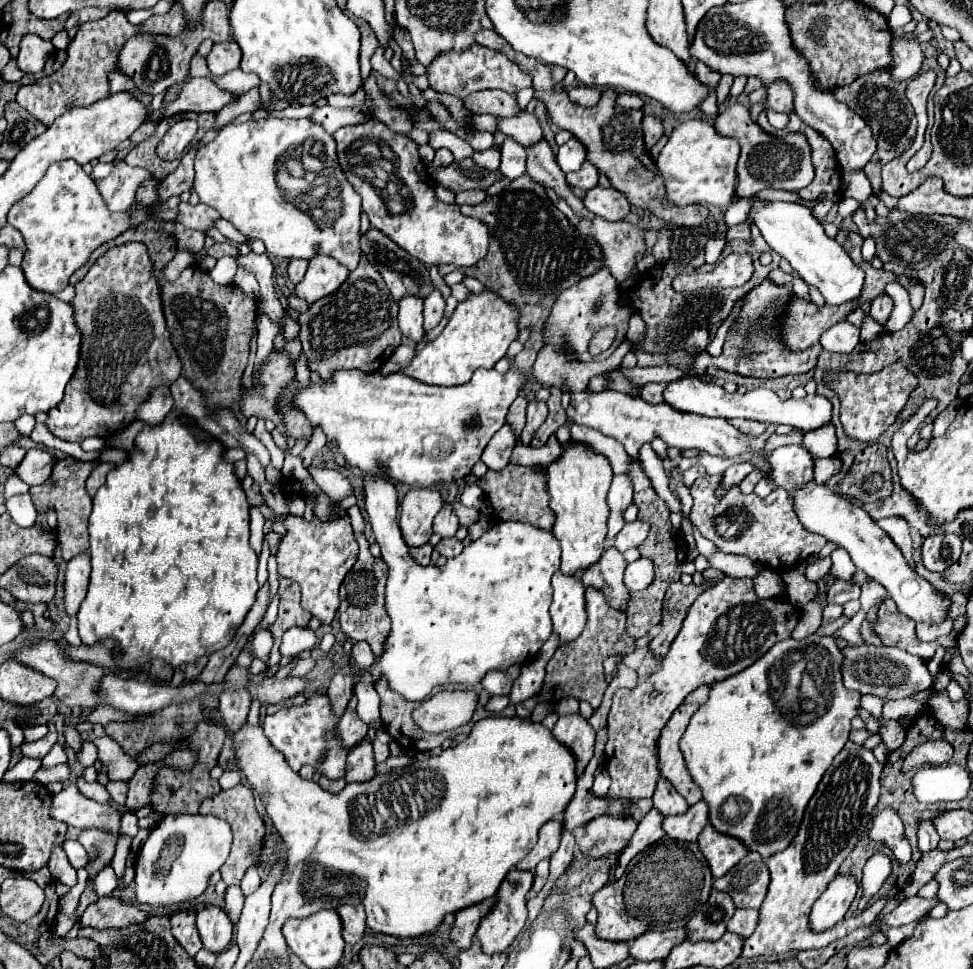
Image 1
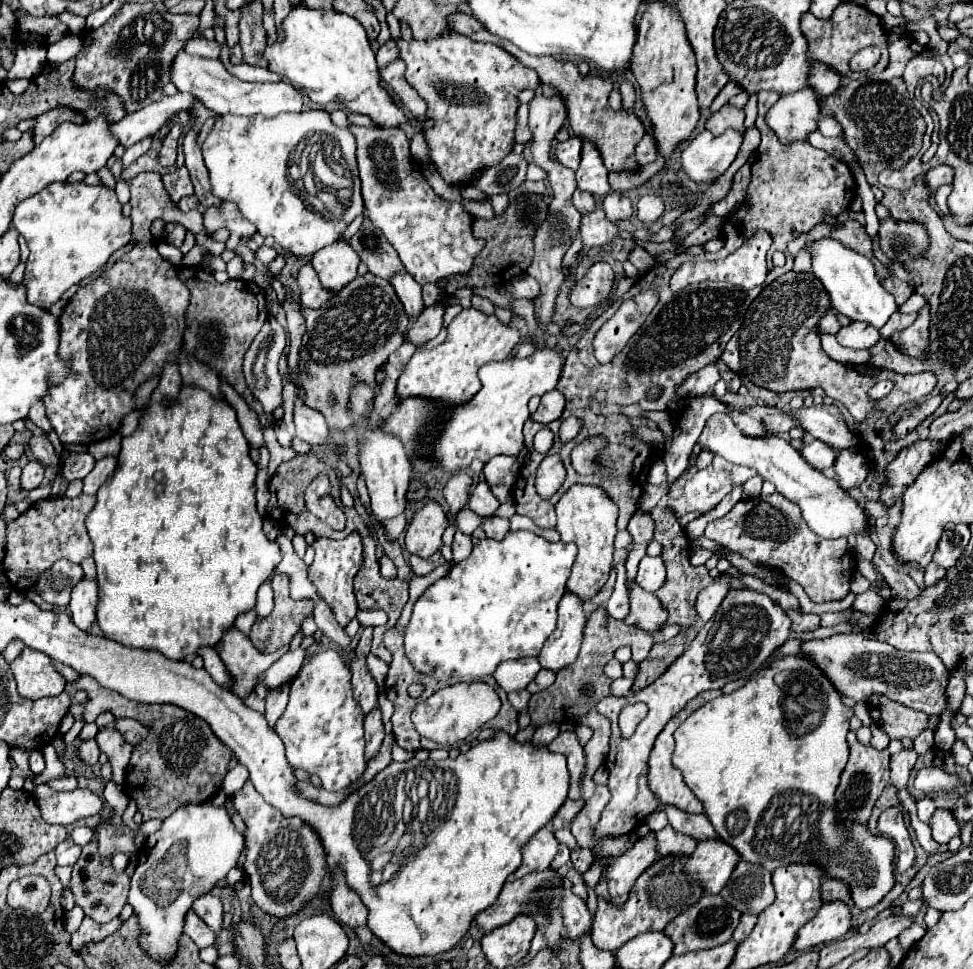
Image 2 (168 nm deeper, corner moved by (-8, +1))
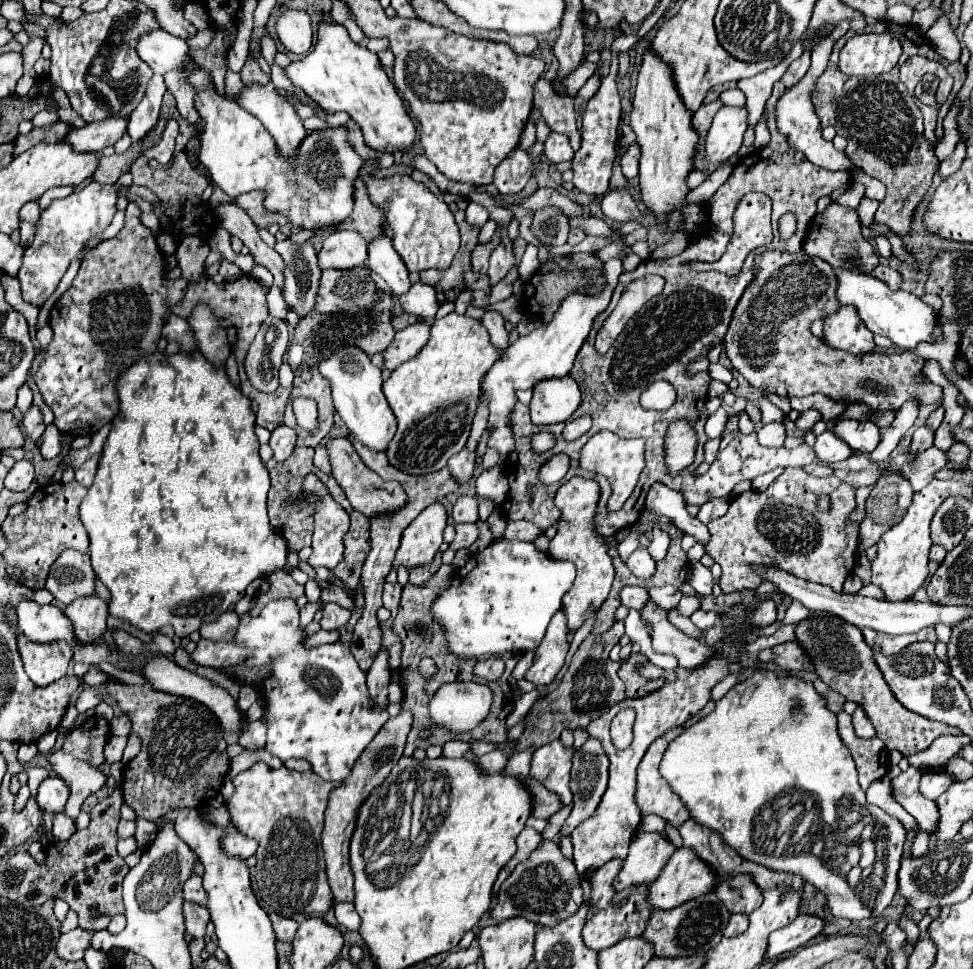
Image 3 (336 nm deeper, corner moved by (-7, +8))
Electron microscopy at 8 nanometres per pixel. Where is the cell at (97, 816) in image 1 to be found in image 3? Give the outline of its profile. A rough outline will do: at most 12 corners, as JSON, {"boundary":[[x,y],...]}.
{"boundary":[[59,777],[39,785],[37,803],[47,813],[63,811],[67,785]]}

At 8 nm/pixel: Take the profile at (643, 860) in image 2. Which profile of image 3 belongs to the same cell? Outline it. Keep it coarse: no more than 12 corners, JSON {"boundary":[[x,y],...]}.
{"boundary":[[609,861],[589,877],[589,907],[607,909],[621,861]]}

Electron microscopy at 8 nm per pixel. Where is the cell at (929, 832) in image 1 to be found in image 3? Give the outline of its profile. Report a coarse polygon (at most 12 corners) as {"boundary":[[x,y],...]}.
{"boundary":[[949,773],[921,775],[919,791],[937,799],[955,779]]}

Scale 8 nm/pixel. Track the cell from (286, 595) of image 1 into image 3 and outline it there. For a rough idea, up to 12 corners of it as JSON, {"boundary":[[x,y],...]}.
{"boundary":[[285,569],[263,579],[257,601],[249,615],[277,599],[303,595],[303,585],[295,583]]}

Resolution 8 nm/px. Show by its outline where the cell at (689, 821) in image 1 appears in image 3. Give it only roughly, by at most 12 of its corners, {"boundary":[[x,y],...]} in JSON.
{"boundary":[[637,831],[613,881],[623,891],[649,885],[675,847]]}

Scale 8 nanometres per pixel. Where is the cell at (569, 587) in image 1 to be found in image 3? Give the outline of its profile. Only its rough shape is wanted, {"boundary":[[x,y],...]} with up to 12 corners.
{"boundary":[[563,611],[549,623],[525,679],[549,685],[569,651]]}

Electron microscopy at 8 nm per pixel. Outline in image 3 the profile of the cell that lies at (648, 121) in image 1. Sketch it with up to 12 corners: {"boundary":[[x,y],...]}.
{"boundary":[[635,145],[621,155],[619,165],[627,181],[639,173],[639,151]]}

